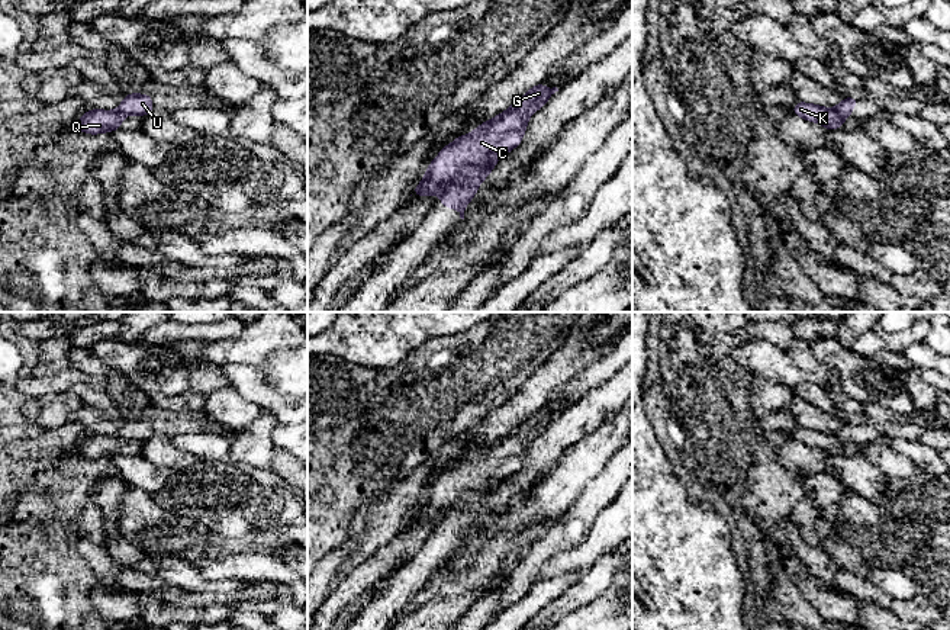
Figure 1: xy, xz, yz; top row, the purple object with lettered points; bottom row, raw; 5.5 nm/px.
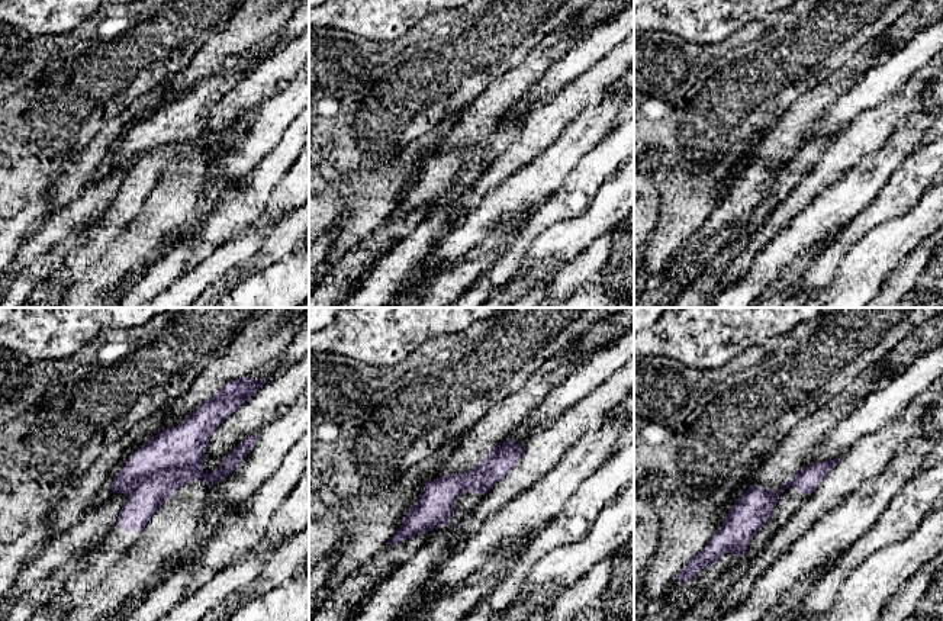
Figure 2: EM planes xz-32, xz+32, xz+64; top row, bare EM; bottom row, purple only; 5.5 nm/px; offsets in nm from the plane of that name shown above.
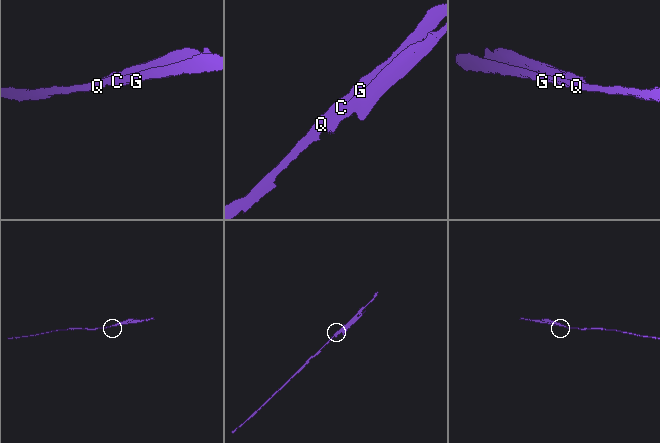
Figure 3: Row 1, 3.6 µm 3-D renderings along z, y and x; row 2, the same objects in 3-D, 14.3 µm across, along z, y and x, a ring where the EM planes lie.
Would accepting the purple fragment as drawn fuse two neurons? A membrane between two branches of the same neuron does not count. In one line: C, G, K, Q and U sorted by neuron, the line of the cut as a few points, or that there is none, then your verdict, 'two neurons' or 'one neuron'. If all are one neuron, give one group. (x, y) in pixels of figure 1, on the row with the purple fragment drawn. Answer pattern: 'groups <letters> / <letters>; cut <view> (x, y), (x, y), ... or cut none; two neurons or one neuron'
groups C G K Q / U; cut xz (498, 158), (488, 164), (467, 164), (440, 195); two neurons

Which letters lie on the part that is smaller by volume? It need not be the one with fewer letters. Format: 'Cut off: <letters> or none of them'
Cut off: U

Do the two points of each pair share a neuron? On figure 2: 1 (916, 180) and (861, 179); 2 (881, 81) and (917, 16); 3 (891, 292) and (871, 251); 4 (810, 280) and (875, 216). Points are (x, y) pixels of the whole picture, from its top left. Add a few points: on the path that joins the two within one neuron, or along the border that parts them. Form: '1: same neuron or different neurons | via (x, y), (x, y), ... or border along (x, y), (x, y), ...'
1: different neurons | border along (901, 164), (868, 205)
2: different neurons | border along (927, 26), (895, 48)
3: different neurons | border along (907, 254), (890, 272), (876, 292)
4: same neuron | via (827, 263), (858, 229)

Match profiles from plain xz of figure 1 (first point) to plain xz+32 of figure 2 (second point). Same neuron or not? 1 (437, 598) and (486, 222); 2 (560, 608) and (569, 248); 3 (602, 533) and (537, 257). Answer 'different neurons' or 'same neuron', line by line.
1: different neurons
2: different neurons
3: same neuron

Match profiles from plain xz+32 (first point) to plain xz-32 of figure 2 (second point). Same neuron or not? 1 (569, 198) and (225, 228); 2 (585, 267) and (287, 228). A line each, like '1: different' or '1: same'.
1: same
2: same

